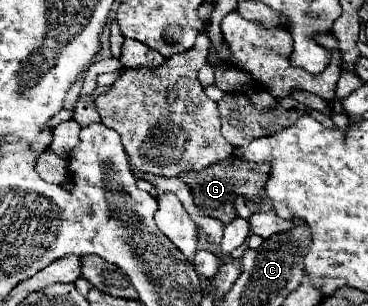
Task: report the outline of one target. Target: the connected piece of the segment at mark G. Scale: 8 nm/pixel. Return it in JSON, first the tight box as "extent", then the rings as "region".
{"extent":[178,155,270,225],"region":[[[232,155],[220,163],[210,165],[204,171],[186,171],[178,177],[188,183],[188,187],[194,193],[194,201],[200,209],[204,209],[208,215],[212,215],[212,217],[220,219],[224,225],[228,225],[238,215],[238,211],[234,207],[234,201],[238,197],[252,201],[252,203],[262,201],[268,175],[270,175],[270,163],[252,163],[252,161],[246,161],[246,159]]]}

